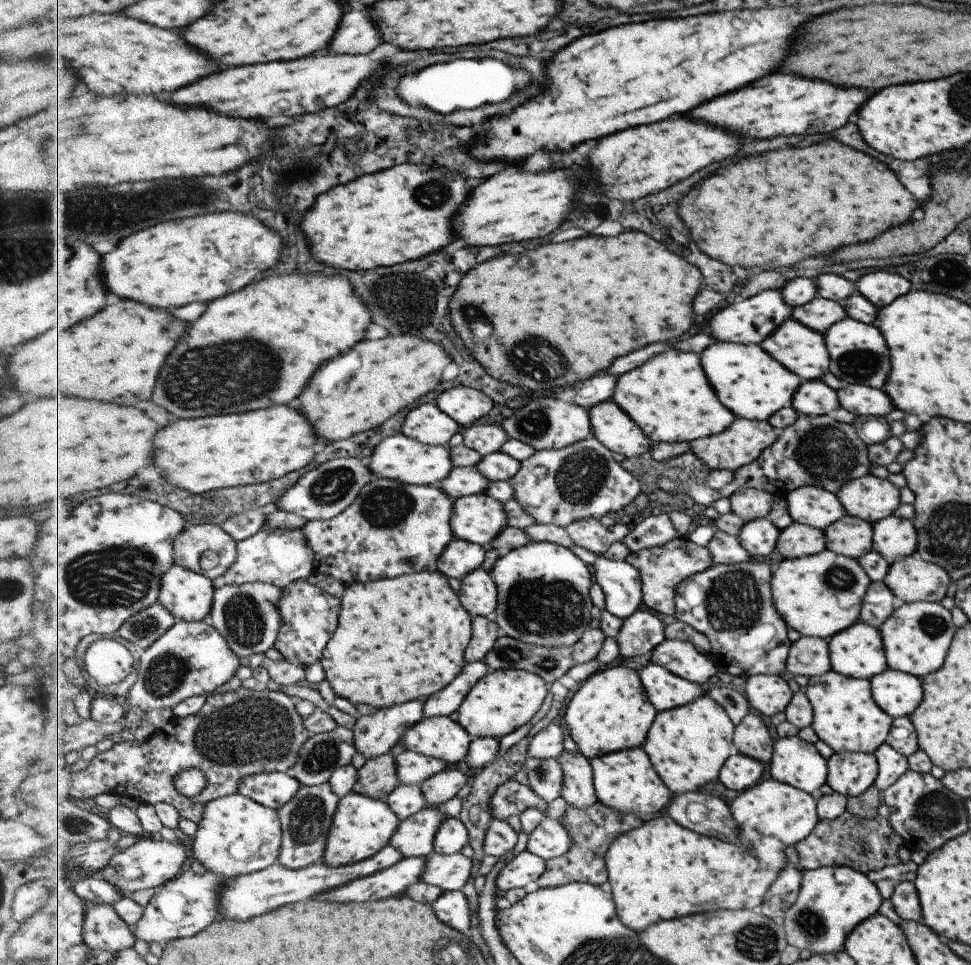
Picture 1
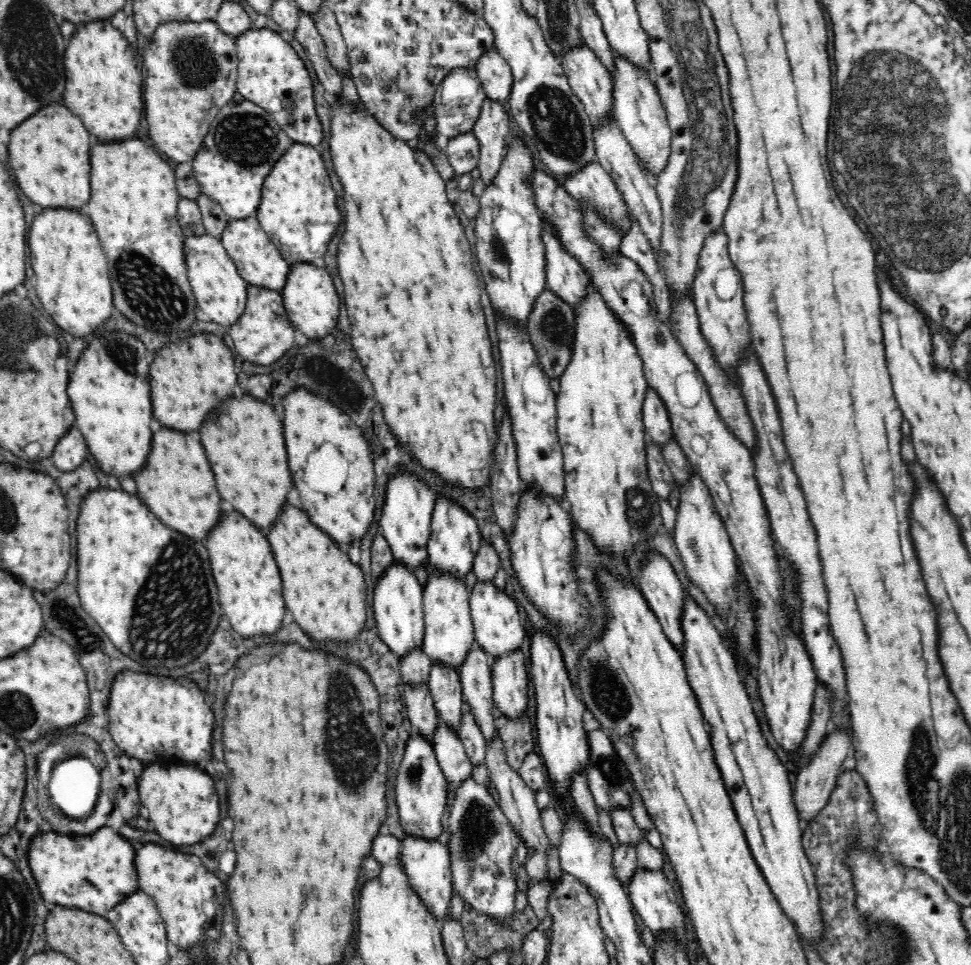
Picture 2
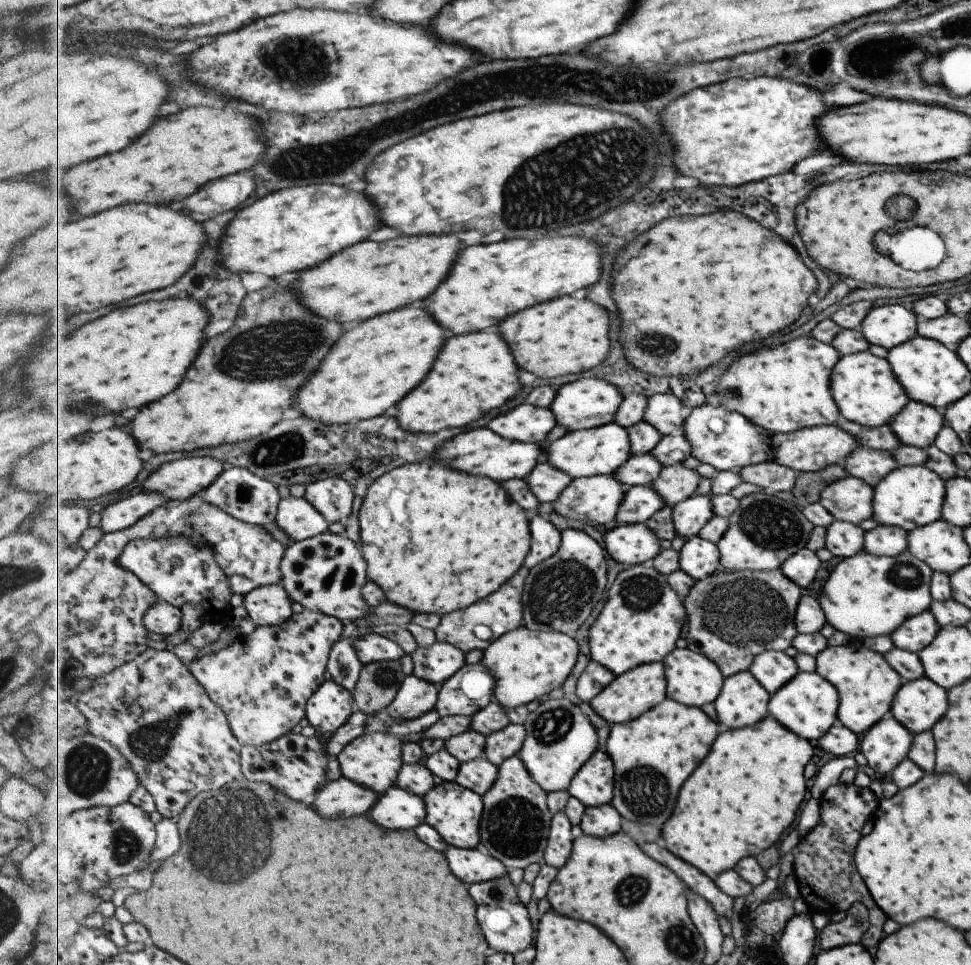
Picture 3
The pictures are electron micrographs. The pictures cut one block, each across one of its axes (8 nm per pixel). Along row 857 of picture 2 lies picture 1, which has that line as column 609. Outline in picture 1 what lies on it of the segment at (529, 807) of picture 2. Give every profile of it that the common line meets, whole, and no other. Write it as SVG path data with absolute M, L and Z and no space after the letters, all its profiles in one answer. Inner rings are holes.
M586 518L571 523L567 528L567 534L571 540L593 552L593 554L605 555L615 544L617 536L613 535L613 530L609 530L596 518Z

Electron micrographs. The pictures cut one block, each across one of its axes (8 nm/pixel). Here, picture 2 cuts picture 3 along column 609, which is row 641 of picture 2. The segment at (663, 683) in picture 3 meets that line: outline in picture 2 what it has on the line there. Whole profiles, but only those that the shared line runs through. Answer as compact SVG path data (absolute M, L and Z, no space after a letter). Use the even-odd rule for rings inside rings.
M688 596L685 598L682 626L685 636L683 654L685 671L699 702L705 722L708 724L711 743L715 749L716 764L724 778L724 785L727 786L728 795L730 795L734 804L748 847L750 847L752 856L755 857L764 878L770 885L771 891L775 893L780 905L783 906L784 913L795 924L797 934L814 945L816 936L820 936L821 916L818 916L817 890L812 865L810 865L802 845L803 830L793 802L789 772L760 732L758 719L750 705L750 695L737 673L738 667L736 667L734 655L722 641L716 627L710 623L708 615Z

